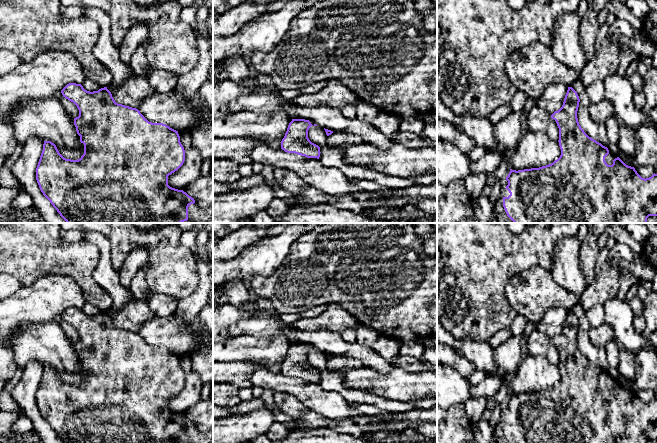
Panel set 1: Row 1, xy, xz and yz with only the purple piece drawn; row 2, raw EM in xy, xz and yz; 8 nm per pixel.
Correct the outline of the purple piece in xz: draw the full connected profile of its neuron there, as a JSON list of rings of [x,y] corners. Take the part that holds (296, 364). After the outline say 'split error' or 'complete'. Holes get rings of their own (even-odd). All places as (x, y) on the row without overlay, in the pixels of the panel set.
[[[292,343],[281,365],[281,373],[287,377],[319,383],[320,371],[308,362],[308,354],[311,350],[313,349],[309,344]]]; complete

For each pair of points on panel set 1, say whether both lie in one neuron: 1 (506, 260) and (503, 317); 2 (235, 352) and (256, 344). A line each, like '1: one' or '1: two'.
1: one
2: one

